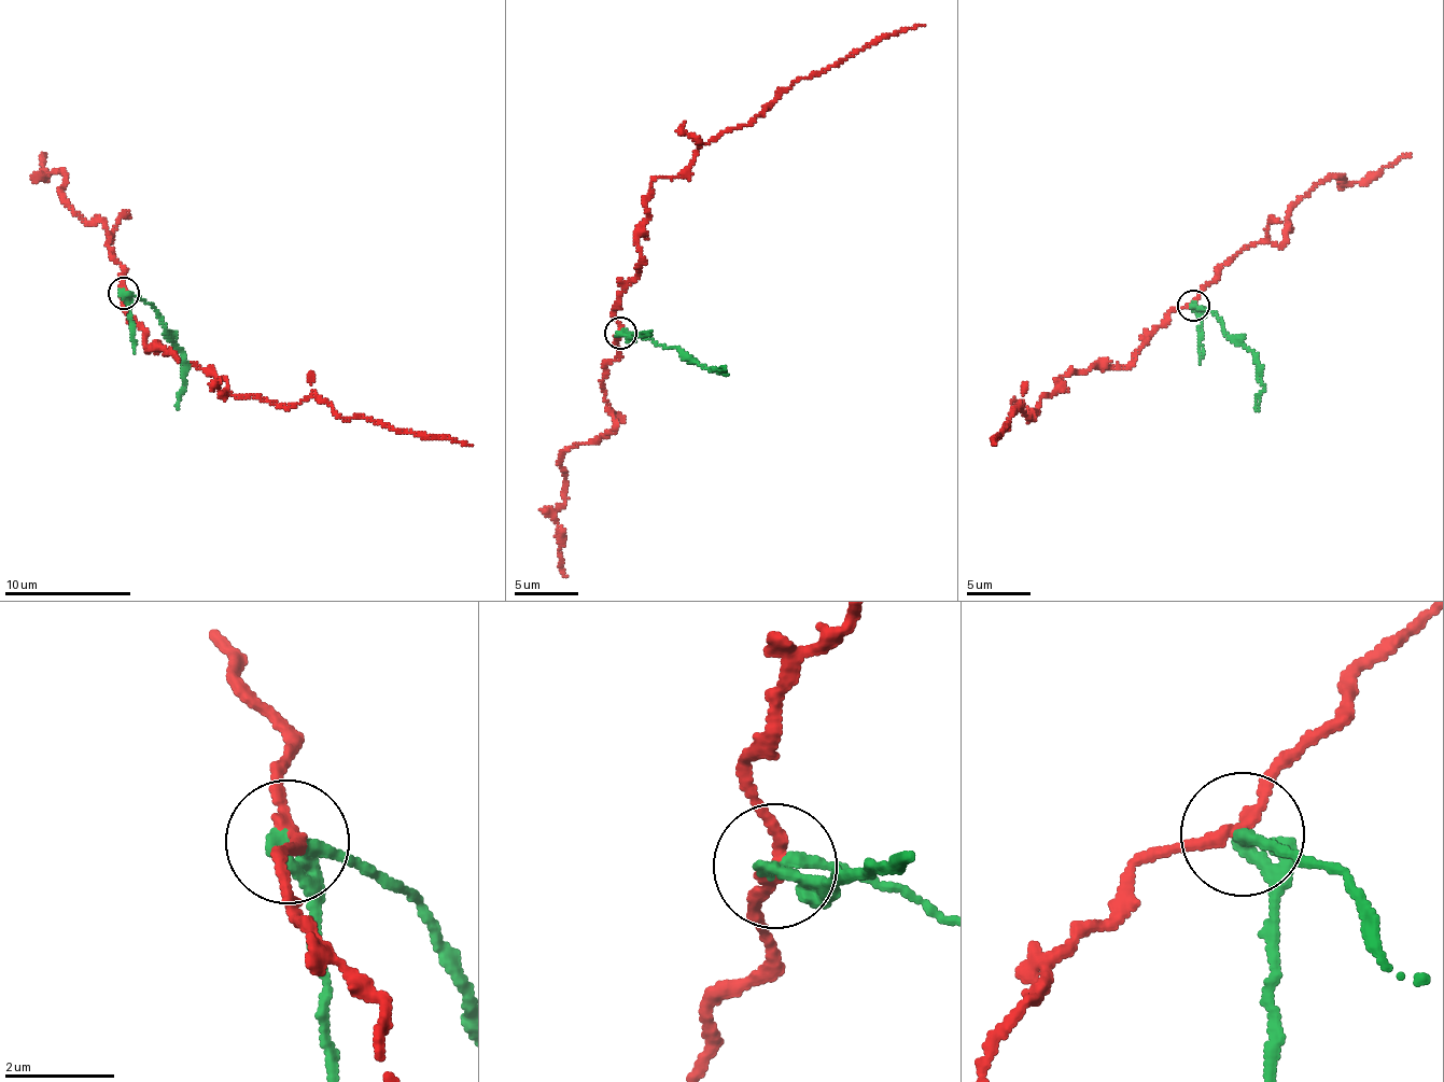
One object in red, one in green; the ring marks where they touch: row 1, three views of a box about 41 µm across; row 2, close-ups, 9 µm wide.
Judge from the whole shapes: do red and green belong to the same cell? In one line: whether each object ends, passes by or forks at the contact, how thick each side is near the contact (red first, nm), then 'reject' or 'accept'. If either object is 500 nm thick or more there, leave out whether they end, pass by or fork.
red passes by; green passes by; calibres 200 and 240 nm; reject

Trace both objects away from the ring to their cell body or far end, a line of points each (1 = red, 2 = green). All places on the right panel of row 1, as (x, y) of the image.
1: (1192, 305), (1172, 311), (1126, 366), (1070, 374), (1033, 417), (1018, 407), (996, 444)
2: (1192, 305), (1209, 311), (1253, 356), (1263, 388), (1256, 410)

